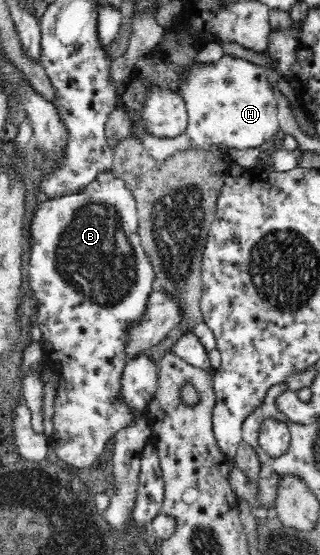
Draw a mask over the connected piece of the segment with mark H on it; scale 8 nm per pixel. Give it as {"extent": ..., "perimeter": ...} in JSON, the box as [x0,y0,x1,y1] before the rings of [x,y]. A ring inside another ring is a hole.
{"extent":[117,41,281,163],"perimeter":[[[160,41],[155,42],[148,49],[141,49],[135,59],[131,72],[117,84],[117,107],[123,109],[133,121],[137,130],[137,138],[142,143],[144,151],[155,161],[163,163],[165,160],[186,151],[206,151],[208,154],[217,146],[226,146],[229,150],[246,150],[246,148],[269,148],[276,132],[281,129],[277,112],[277,99],[267,78],[267,70],[258,64],[248,62],[244,58],[236,58],[232,54],[223,54],[216,60],[194,59],[188,66],[180,66],[170,60],[168,52],[160,47]],[[154,89],[168,89],[180,98],[187,109],[188,124],[182,135],[172,138],[156,136],[149,130],[146,121],[146,104]]]}

